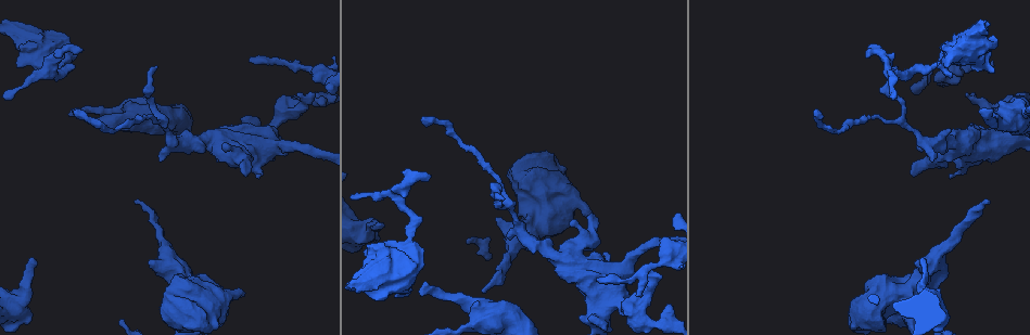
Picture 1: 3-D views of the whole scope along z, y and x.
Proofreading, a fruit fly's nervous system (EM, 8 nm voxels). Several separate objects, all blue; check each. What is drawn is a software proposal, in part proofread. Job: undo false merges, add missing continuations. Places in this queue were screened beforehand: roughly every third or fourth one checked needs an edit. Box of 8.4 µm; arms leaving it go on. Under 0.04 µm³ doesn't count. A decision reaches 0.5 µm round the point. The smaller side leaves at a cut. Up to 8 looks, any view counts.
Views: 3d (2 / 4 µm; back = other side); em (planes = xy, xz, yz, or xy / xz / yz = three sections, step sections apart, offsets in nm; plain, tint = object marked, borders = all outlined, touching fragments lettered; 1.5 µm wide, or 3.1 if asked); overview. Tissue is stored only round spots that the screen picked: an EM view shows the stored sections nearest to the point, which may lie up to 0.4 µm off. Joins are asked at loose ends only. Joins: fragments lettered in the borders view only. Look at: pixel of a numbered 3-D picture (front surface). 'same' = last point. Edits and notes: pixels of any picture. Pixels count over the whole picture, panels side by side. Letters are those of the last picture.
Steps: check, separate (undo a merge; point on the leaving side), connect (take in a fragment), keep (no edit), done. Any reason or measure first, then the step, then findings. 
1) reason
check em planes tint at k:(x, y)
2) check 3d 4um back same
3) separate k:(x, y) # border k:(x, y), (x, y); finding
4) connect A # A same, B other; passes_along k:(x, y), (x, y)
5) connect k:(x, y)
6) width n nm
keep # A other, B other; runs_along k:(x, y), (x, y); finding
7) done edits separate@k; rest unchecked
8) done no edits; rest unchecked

free end
check em planes plain at 1:(32, 258)

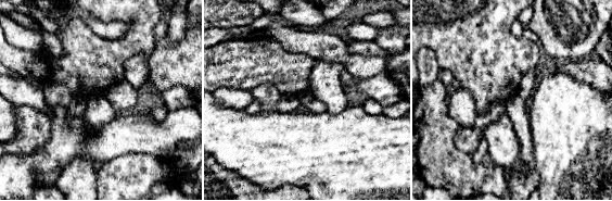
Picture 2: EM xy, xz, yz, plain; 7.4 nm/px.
check em planes borders same

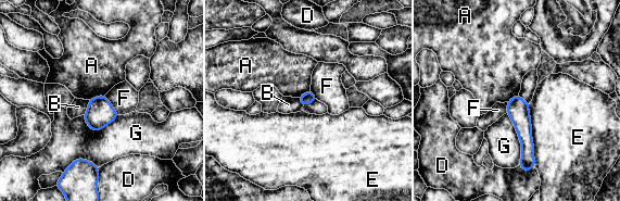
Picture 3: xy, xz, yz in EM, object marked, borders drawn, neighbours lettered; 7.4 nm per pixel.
keep # A other, B other, D other, E other, F other, G other; border 3:(104, 95), (98, 95), (89, 100); none of them fits

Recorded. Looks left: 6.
branch stops here
check 3d 4um at 1:(156, 68)

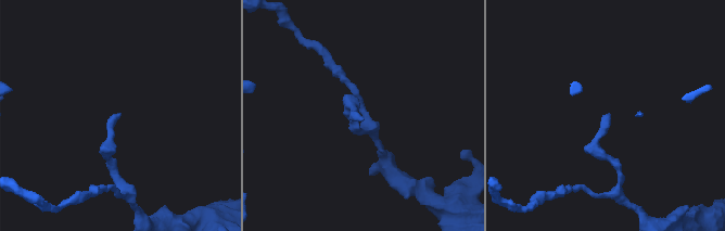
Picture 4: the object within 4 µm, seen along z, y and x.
shape alone is not enough
check em planes borders at 4:(120, 115)

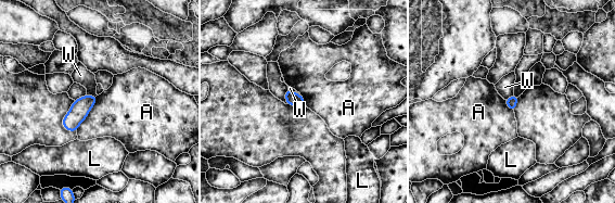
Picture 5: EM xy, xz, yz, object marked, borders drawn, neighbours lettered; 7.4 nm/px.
longest_contact A 300 nm
keep # A other, L other, W other; border 5:(97, 96), (95, 103), (76, 130); no lettered fragment goes on from it

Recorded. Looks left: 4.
tapers out
check 3d 4um at 1:(596, 278)

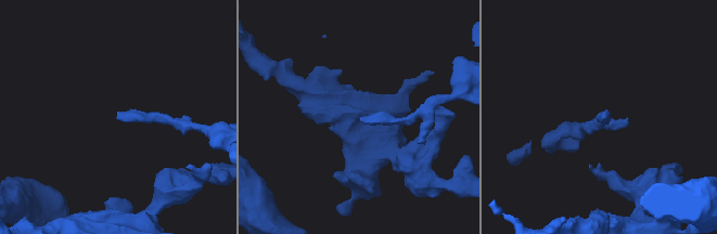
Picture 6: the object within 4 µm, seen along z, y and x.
shape alone is not enough
check em xy step 4 borders at 6:(119, 116)

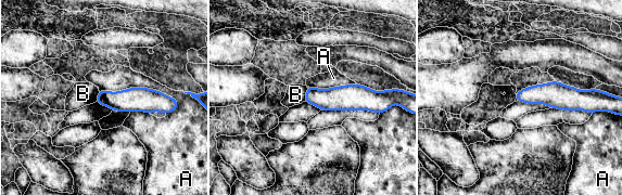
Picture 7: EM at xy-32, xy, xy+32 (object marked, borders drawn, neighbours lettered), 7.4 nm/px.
check em xz step 4 borders same

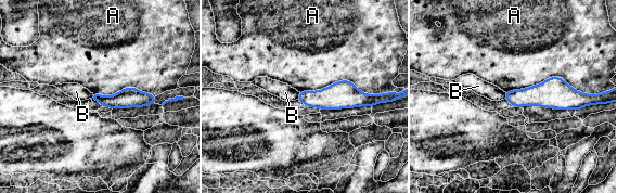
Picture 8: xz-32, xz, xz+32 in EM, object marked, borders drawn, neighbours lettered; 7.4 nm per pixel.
keep # A other, B other; border 8:(505, 91), (562, 77), (588, 94); none of them fits

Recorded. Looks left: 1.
done no edits; rest unchecked

